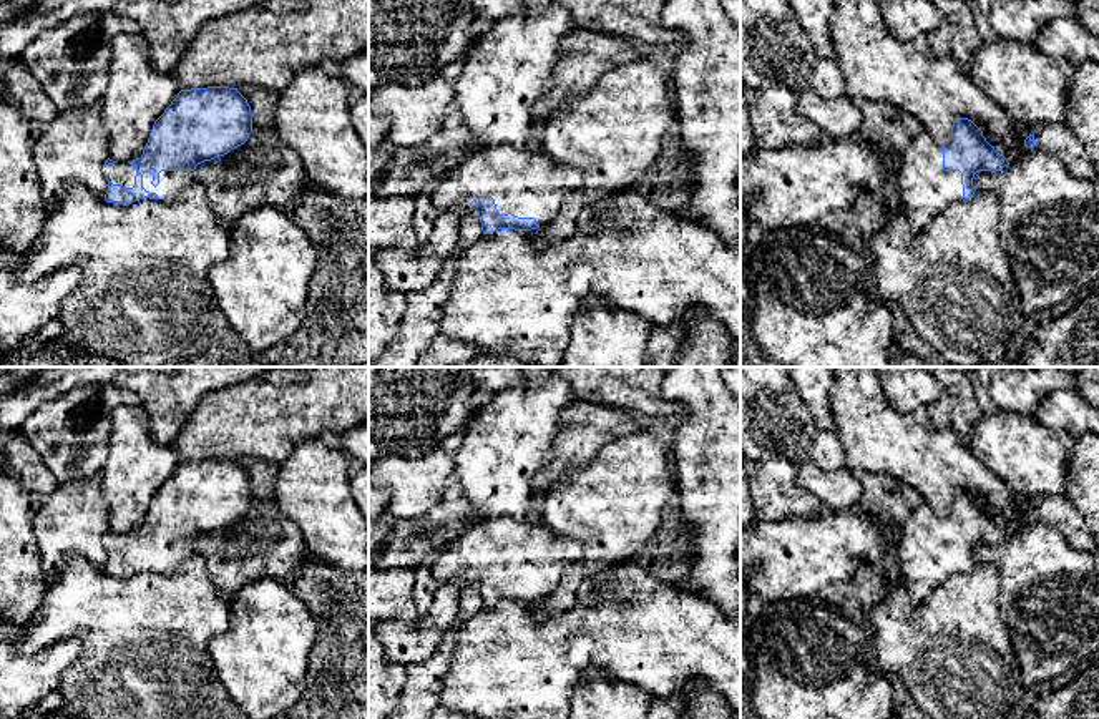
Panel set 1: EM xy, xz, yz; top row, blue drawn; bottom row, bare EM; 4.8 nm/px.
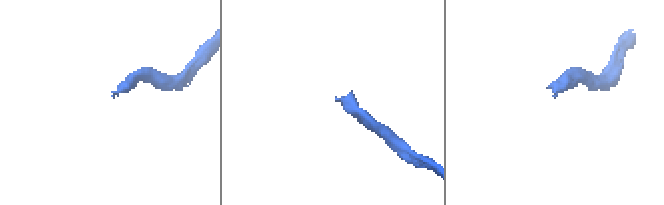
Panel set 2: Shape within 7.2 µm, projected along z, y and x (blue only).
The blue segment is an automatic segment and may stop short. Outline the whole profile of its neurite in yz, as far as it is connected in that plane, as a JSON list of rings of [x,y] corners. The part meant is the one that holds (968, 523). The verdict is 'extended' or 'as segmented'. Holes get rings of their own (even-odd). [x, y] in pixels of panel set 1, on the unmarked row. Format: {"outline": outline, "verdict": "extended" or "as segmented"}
{"outline": [[[958,490],[948,515],[940,516],[923,503],[906,518],[893,561],[910,599],[920,604],[946,578],[974,566],[976,545],[996,545],[1008,536],[971,492]]], "verdict": "extended"}

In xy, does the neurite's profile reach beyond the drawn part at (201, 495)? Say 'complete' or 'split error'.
split error

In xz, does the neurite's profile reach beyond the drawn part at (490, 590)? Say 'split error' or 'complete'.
split error

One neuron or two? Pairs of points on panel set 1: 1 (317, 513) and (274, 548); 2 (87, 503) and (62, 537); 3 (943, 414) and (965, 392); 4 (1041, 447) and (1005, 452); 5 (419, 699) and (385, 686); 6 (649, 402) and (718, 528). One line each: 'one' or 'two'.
1: two
2: one
3: two
4: one
5: two
6: two

